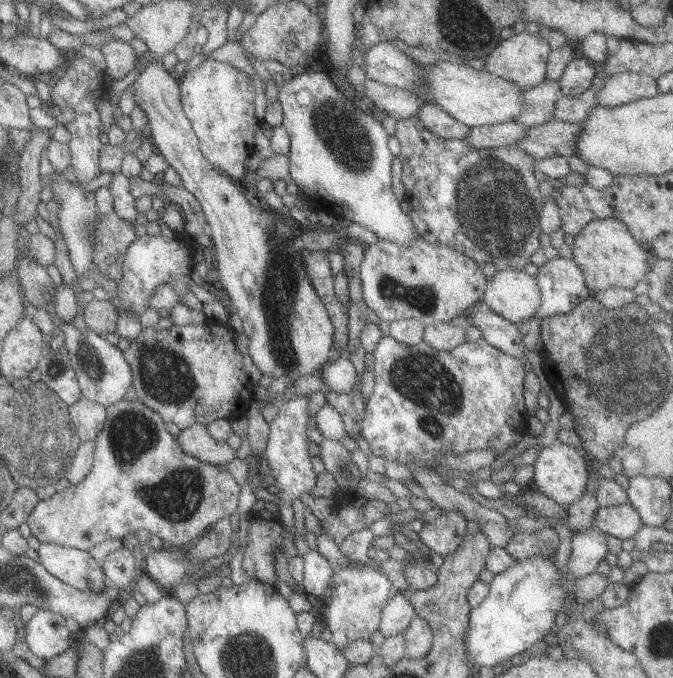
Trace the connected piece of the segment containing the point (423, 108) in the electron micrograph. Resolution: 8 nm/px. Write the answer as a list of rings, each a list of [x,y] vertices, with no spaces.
[[[423,102],[415,116],[431,134],[435,134],[439,138],[463,139],[467,136],[467,132],[470,129],[468,126],[451,118],[451,116],[433,103]]]

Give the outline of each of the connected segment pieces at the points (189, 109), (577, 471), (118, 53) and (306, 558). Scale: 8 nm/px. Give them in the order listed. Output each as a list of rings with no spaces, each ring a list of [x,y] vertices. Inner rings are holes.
[[[207,57],[178,79],[180,105],[197,133],[200,151],[216,171],[240,183],[246,173],[244,160],[254,152],[253,134],[260,122],[253,114],[253,86],[244,72]]]
[[[557,440],[549,446],[541,447],[532,464],[530,487],[560,505],[569,506],[575,500],[579,500],[585,494],[588,470],[586,462],[577,451]]]
[[[111,39],[102,44],[99,49],[105,62],[104,74],[111,80],[123,78],[136,64],[137,58],[129,43]]]
[[[310,549],[309,552],[305,552],[300,557],[303,566],[299,590],[315,598],[324,599],[331,592],[329,590],[331,566],[316,550]]]

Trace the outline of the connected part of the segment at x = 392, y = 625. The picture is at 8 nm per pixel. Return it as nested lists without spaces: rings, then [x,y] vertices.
[[[398,592],[383,604],[379,616],[378,631],[383,637],[397,635],[415,616],[415,611],[408,599]]]

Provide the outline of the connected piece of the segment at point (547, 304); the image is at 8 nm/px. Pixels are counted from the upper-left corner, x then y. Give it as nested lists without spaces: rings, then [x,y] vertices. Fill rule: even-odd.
[[[570,258],[547,259],[545,263],[538,267],[537,274],[534,277],[540,296],[539,308],[535,310],[535,315],[539,319],[569,312],[576,304],[591,296],[591,292],[587,290],[587,286],[584,284],[580,268]]]

